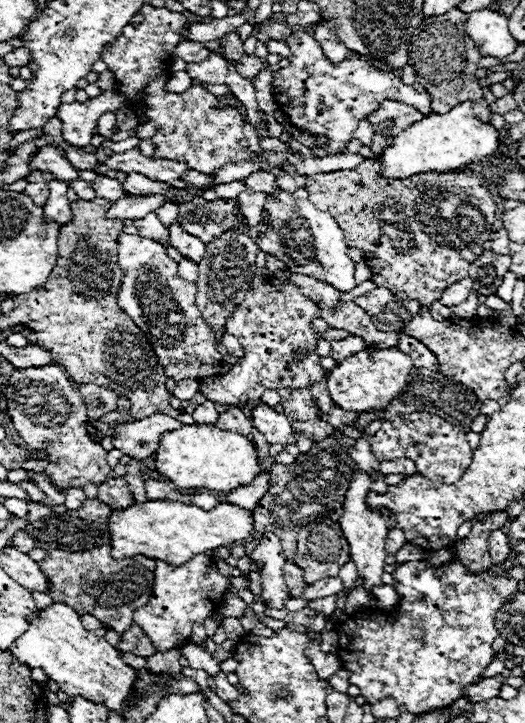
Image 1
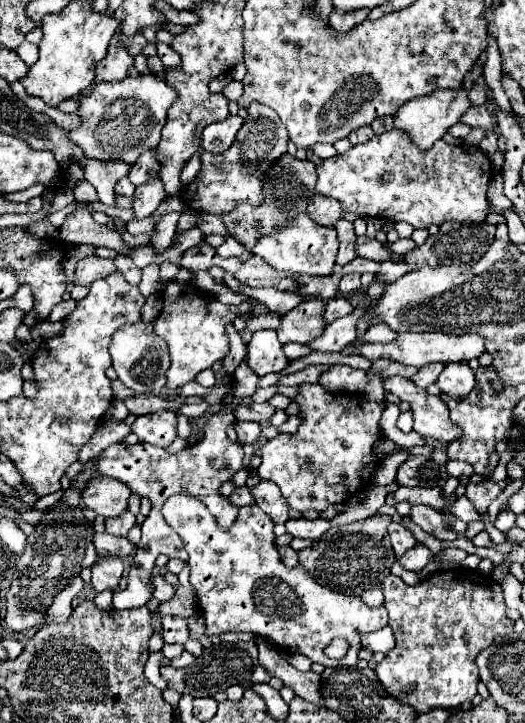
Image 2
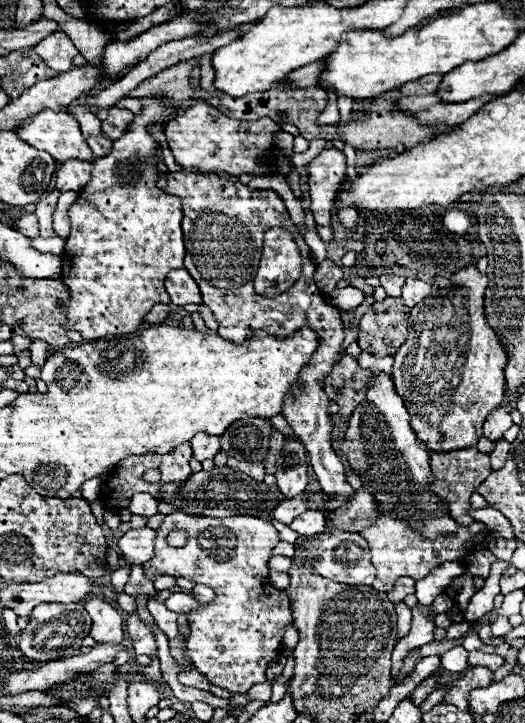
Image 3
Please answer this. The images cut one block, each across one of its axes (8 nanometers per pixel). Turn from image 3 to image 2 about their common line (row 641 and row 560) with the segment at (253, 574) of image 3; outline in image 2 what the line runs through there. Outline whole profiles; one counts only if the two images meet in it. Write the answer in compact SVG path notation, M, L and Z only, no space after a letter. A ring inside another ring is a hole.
M188 494L170 496L162 506L162 516L178 532L190 554L190 584L196 590L198 606L206 620L208 636L220 636L224 632L252 632L290 650L290 654L310 656L312 662L320 662L324 666L356 666L360 652L360 636L366 632L380 630L388 624L388 614L382 606L368 608L358 596L338 594L320 586L308 572L304 572L304 568L288 568L274 548L274 522L258 508L258 504L240 508L238 518L228 530L222 530L220 524L216 524L216 518L208 512L208 508L204 508L200 500ZM334 638L344 638L350 644L346 656L340 660L328 658L324 654L324 648Z

